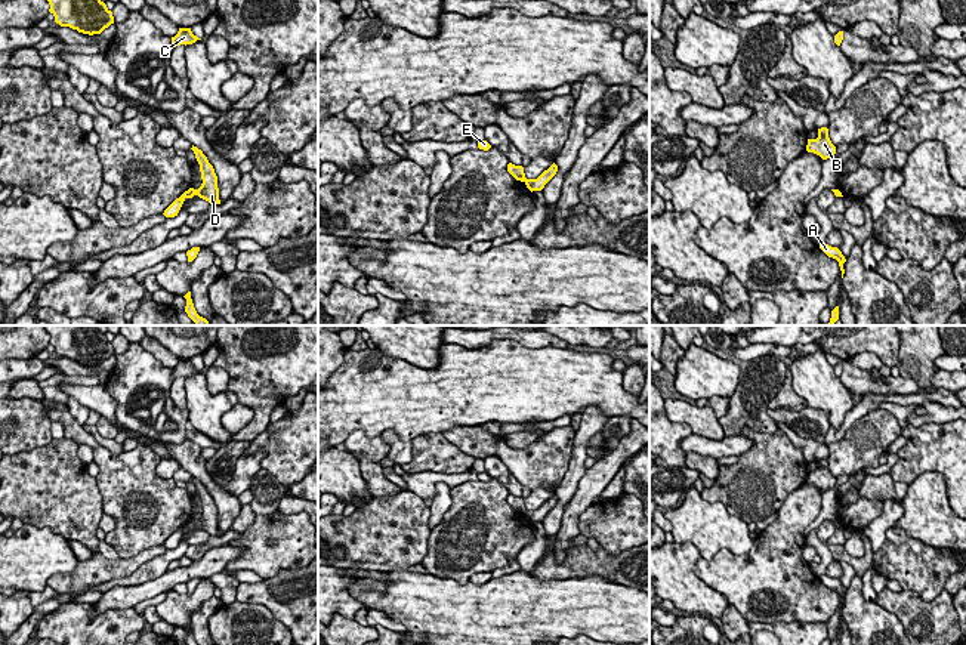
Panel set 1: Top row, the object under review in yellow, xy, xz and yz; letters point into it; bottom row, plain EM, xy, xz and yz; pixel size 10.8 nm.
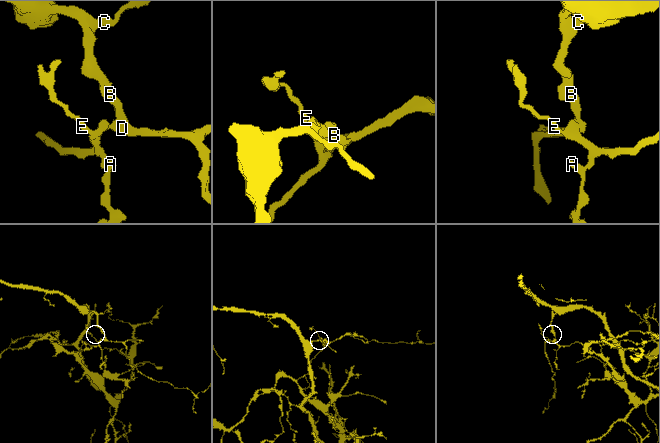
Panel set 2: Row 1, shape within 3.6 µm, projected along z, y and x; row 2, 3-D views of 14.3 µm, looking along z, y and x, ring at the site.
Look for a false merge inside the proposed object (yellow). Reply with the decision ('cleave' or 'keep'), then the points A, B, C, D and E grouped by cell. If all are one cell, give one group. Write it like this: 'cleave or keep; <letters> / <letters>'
cleave; A E / B C D

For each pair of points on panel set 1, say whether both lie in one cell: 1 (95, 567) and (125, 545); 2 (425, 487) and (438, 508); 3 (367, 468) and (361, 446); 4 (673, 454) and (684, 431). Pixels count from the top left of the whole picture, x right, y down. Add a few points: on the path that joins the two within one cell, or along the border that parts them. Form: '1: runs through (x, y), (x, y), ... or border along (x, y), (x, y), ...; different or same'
1: border along (154, 545), (122, 559); different
2: border along (450, 487), (437, 483), (431, 499); different
3: border along (357, 456), (363, 454), (373, 462), (379, 462); different
4: runs through (673, 448), (673, 441), (678, 437); same

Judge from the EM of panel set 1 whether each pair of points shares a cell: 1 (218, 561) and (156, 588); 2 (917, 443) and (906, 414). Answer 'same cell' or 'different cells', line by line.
1: same cell
2: different cells

